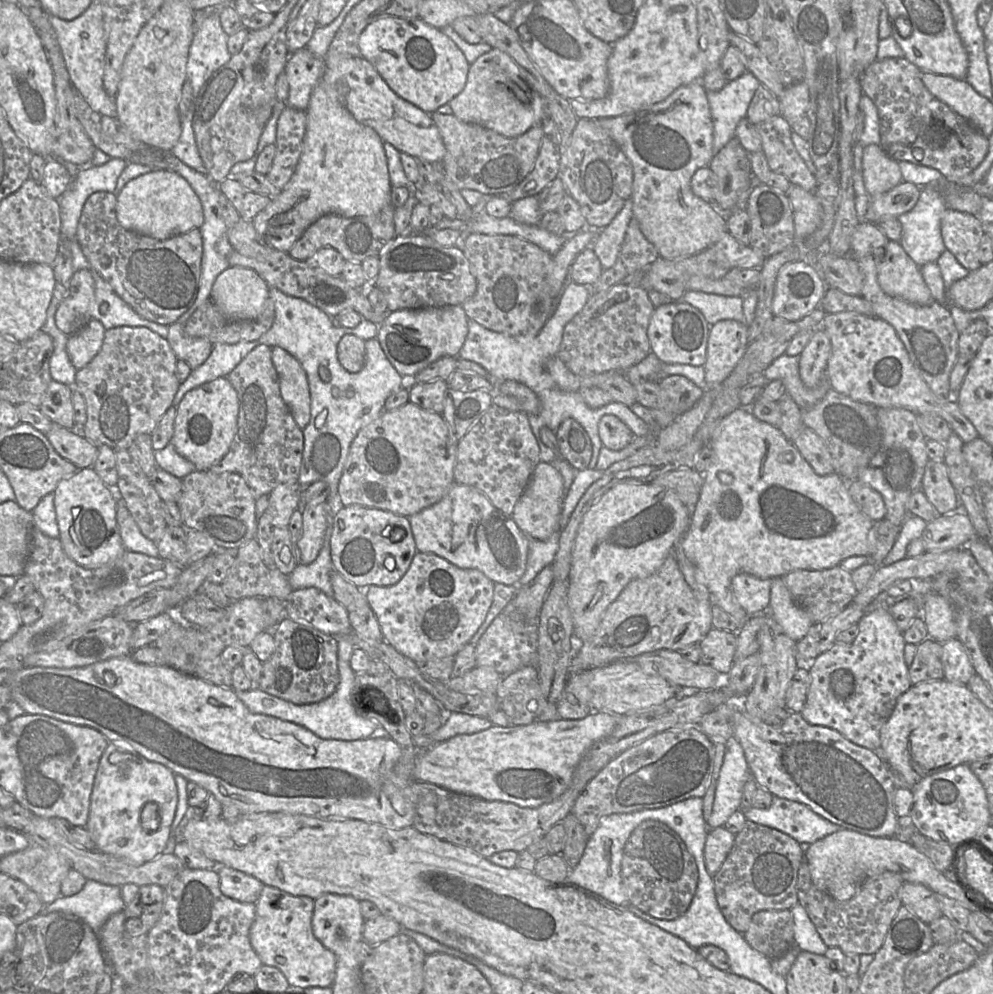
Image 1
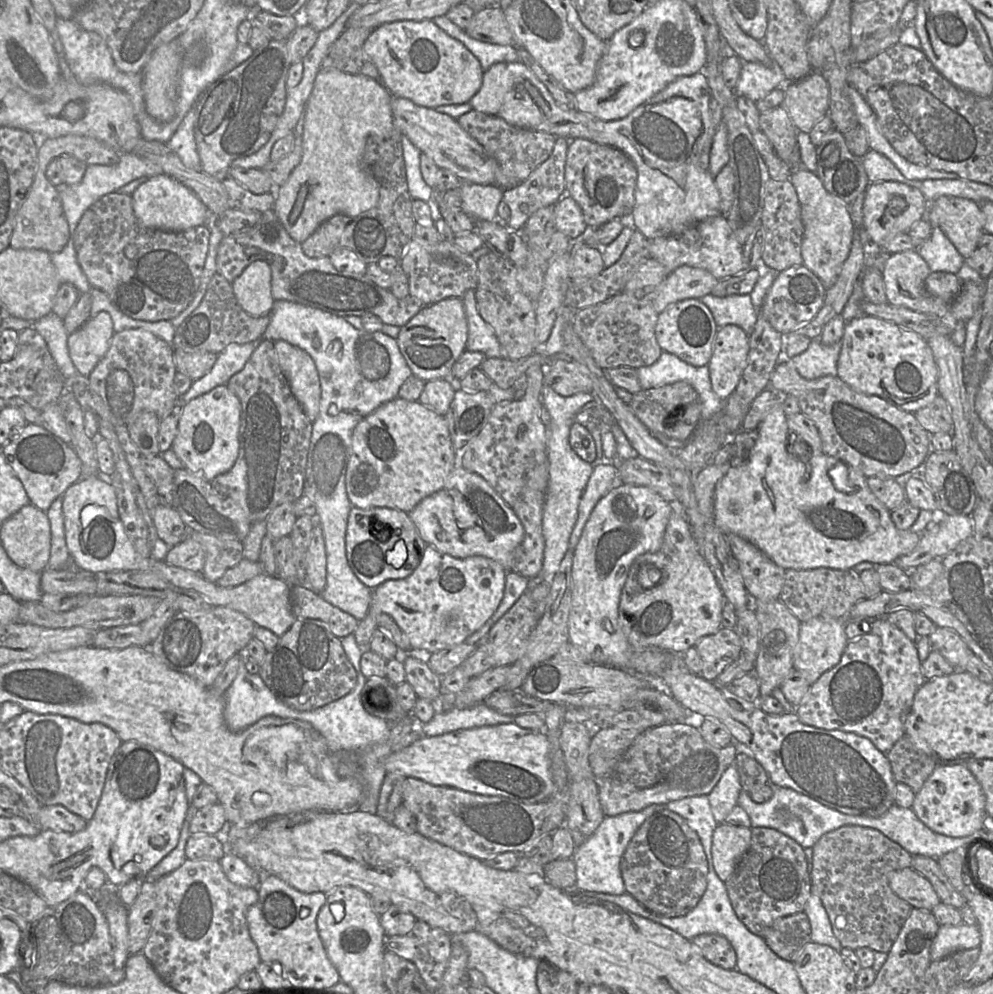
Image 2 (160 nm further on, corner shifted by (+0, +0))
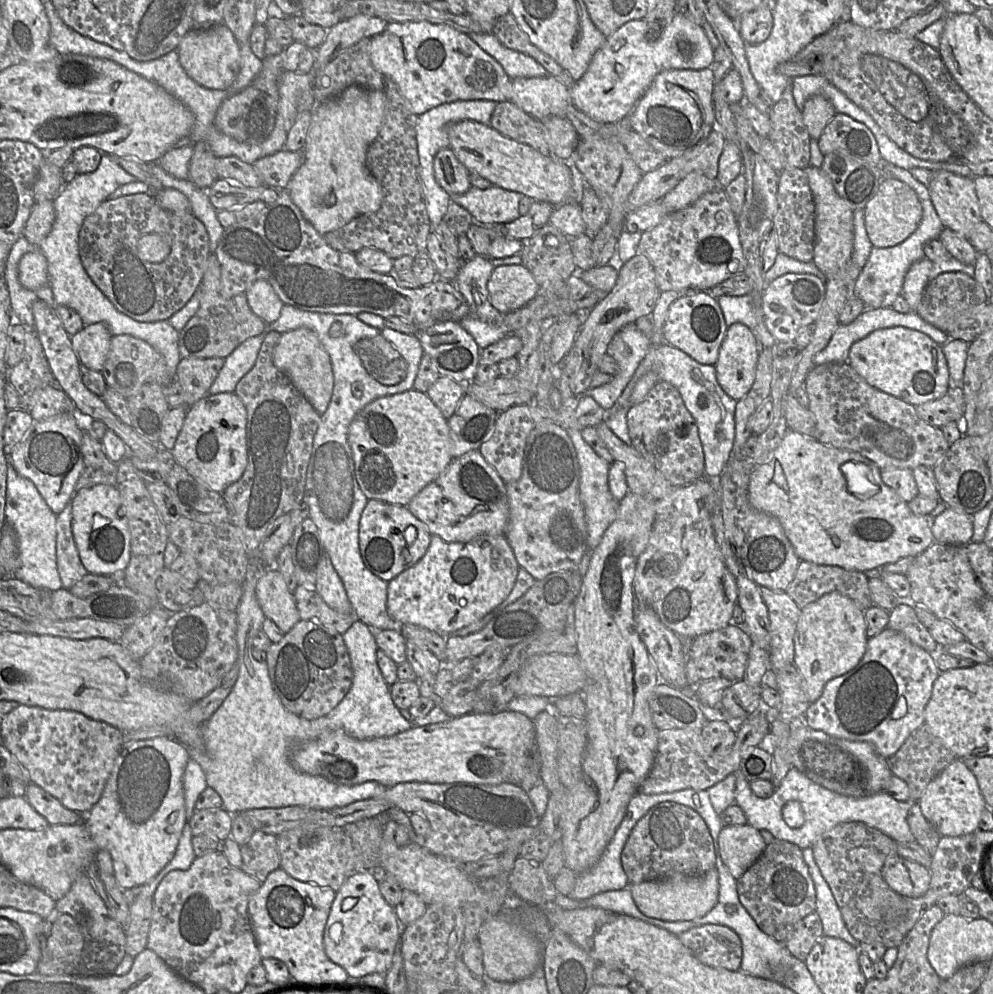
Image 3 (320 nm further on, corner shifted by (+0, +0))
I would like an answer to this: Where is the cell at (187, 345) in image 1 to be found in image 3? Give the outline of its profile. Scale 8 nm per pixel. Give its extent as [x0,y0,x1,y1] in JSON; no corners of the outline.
[175,358,224,407]

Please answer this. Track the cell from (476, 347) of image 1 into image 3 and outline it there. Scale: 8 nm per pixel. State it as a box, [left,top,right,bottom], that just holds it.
[454,254,506,350]

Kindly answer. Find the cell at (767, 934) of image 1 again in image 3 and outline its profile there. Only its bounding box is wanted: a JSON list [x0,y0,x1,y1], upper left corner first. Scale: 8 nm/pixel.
[784,912,823,961]

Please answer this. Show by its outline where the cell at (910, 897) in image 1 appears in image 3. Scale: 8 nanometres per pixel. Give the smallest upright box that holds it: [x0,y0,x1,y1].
[882,856,931,897]

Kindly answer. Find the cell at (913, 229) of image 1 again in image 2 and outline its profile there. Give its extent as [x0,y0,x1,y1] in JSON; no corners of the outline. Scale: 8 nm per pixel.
[916,225,965,274]

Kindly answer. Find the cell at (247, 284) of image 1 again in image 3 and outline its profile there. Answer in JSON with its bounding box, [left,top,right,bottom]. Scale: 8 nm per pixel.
[246,280,284,324]

